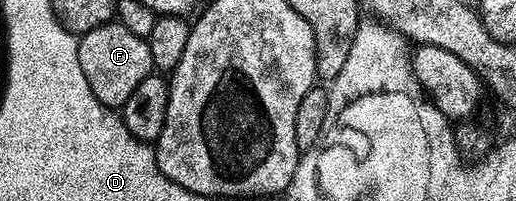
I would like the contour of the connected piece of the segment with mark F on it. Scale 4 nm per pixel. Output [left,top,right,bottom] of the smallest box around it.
[78,19,154,107]

